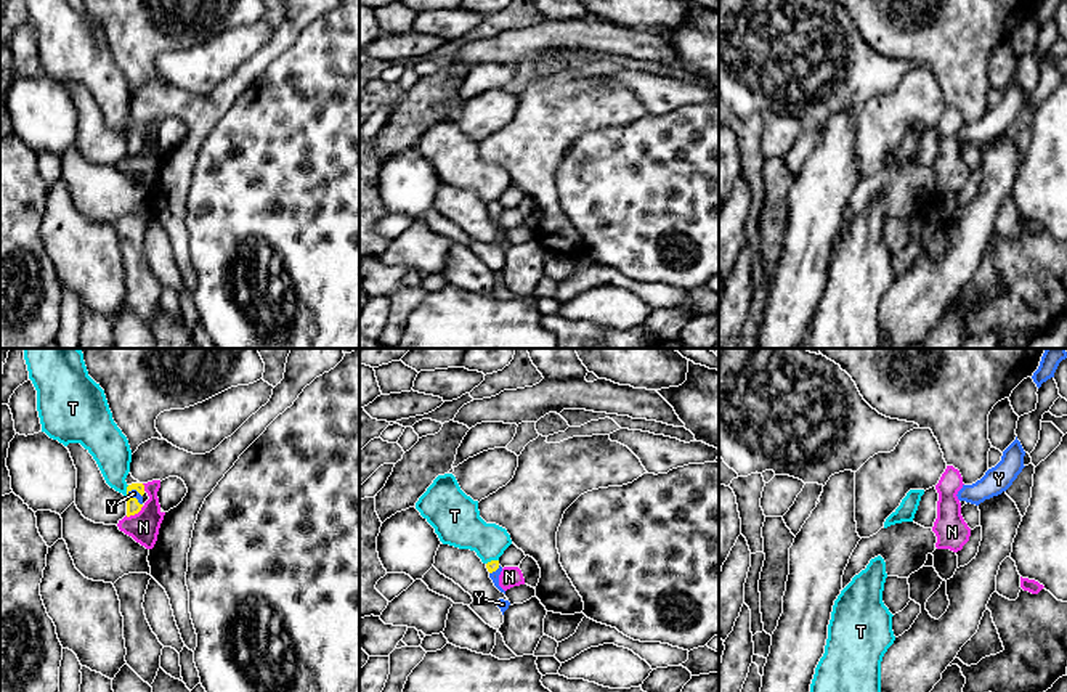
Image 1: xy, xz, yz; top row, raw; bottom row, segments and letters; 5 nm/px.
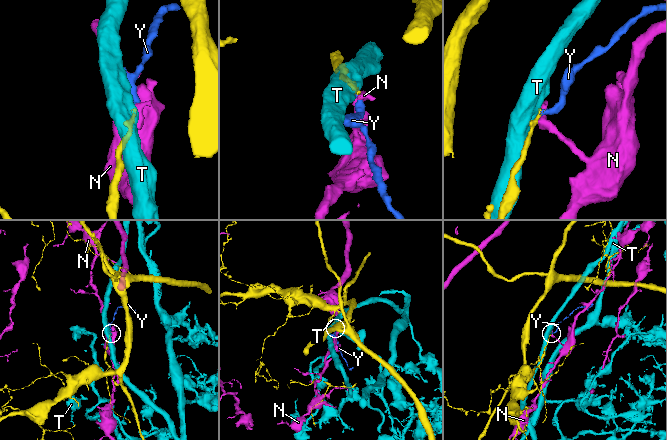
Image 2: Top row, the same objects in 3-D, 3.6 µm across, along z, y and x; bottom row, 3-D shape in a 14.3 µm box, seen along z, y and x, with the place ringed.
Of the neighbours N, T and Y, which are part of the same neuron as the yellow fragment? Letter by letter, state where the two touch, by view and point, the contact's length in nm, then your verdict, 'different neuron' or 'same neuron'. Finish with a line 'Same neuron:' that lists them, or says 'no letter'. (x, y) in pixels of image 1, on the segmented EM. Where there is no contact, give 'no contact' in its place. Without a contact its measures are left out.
N: contact xy (133, 514); length 110 nm; different neuron
T: contact xy (127, 492); length 70 nm; different neuron
Y: contact xy (133, 498); length 100 nm; same neuron
Same neuron: Y

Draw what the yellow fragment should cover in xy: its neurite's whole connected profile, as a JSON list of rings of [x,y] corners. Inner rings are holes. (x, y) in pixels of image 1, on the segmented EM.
[[[132,483],[127,486],[127,517],[135,515],[141,511],[143,495],[144,495],[143,483]]]

